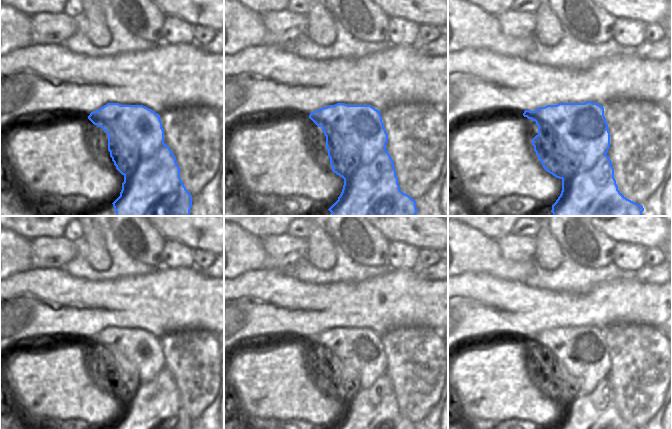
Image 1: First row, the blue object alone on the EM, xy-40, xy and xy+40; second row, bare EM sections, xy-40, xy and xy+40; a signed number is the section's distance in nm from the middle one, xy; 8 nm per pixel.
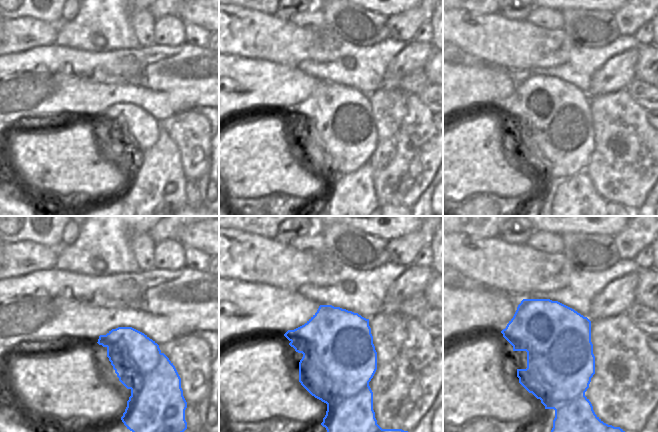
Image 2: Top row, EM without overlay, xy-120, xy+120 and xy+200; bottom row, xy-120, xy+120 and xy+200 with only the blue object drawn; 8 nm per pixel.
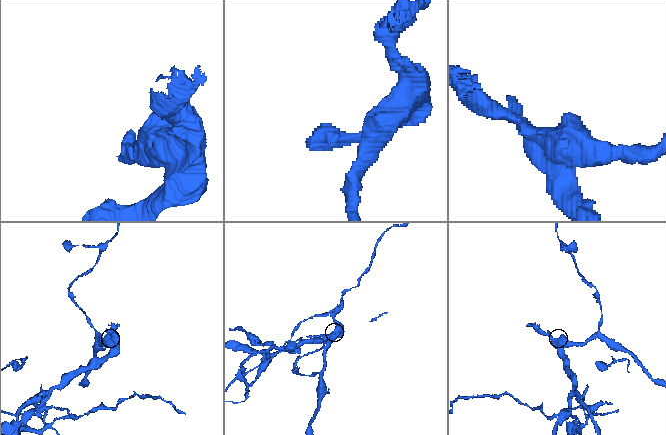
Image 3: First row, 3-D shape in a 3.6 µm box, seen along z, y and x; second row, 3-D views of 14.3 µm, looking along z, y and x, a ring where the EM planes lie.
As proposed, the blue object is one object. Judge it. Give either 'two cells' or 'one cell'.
two cells

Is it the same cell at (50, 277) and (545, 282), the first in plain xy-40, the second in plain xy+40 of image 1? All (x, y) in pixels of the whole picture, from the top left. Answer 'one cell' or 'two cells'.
two cells

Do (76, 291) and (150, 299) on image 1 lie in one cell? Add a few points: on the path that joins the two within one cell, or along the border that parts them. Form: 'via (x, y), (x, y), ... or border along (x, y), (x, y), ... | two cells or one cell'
via (94, 299), (132, 299) | one cell

